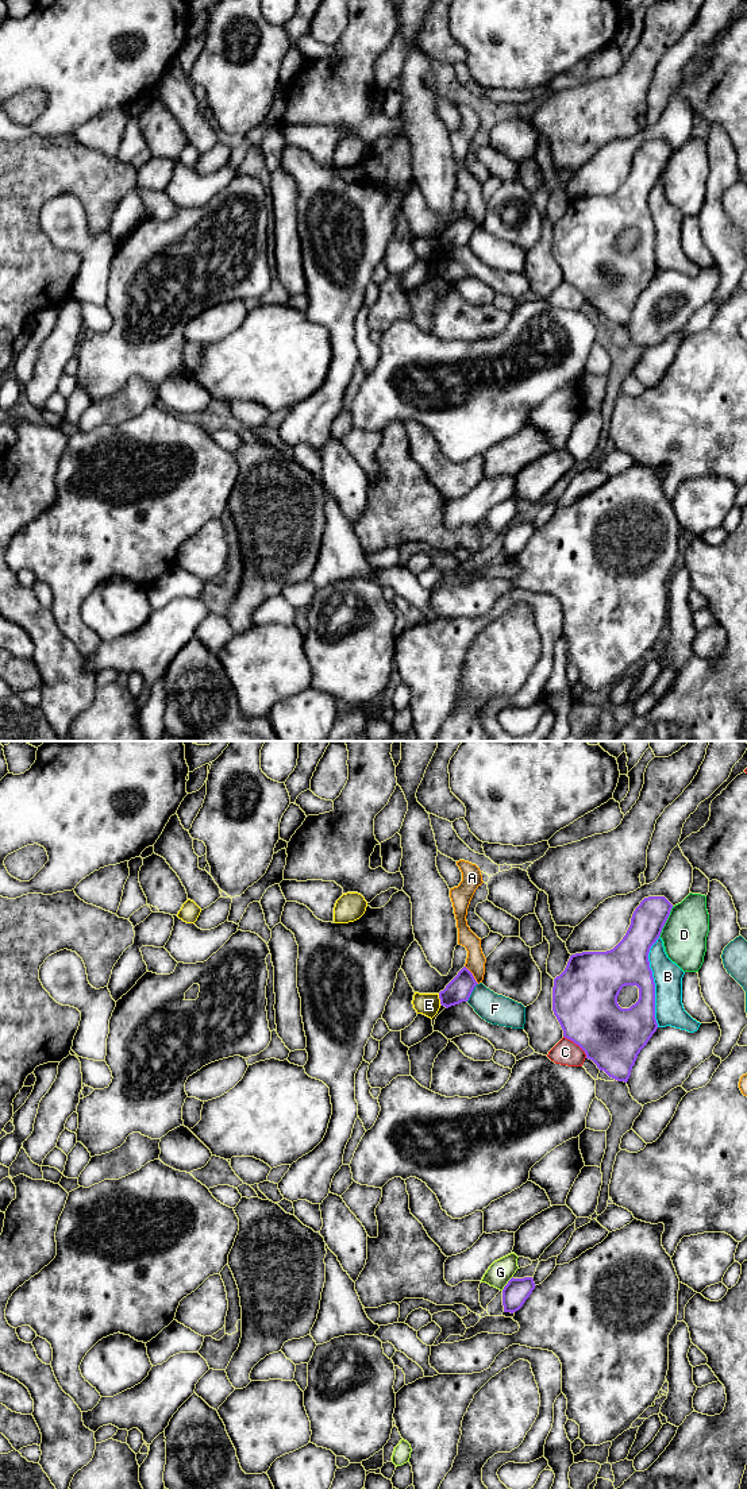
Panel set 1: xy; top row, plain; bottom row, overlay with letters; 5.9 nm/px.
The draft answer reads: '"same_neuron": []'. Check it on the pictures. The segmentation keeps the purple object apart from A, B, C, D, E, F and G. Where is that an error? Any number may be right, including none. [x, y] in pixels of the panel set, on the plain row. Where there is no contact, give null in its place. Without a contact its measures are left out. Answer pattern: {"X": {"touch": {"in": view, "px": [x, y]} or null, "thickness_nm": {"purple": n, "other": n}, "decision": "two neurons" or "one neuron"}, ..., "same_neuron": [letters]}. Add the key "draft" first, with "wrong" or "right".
{"draft": "right", "A": {"touch": {"in": "xy", "px": [472, 219]}, "thickness_nm": {"purple": 150, "other": 120}, "decision": "two neurons"}, "B": {"touch": {"in": "xy", "px": [653, 226]}, "thickness_nm": {"purple": 260, "other": 180}, "decision": "two neurons"}, "C": {"touch": {"in": "xy", "px": [577, 288]}, "thickness_nm": {"purple": 380, "other": 150}, "decision": "two neurons"}, "D": {"touch": {"in": "xy", "px": [666, 164]}, "thickness_nm": {"purple": 200, "other": 260}, "decision": "two neurons"}, "E": {"touch": {"in": "xy", "px": [439, 242]}, "thickness_nm": {"purple": 150, "other": 140}, "decision": "two neurons"}, "F": {"touch": {"in": "xy", "px": [472, 235]}, "thickness_nm": {"purple": 150, "other": 180}, "decision": "two neurons"}, "G": {"touch": {"in": "xy", "px": [508, 527]}, "thickness_nm": {"purple": 150, "other": 150}, "decision": "two neurons"}, "same_neuron": []}

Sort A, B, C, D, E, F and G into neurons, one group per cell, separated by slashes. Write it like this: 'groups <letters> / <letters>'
groups A / B / C / D / E / F / G

